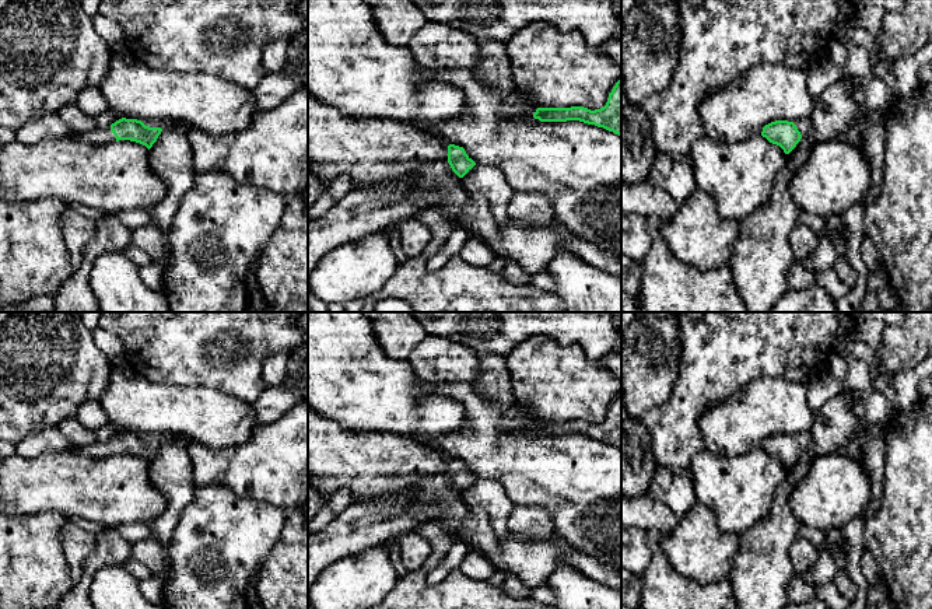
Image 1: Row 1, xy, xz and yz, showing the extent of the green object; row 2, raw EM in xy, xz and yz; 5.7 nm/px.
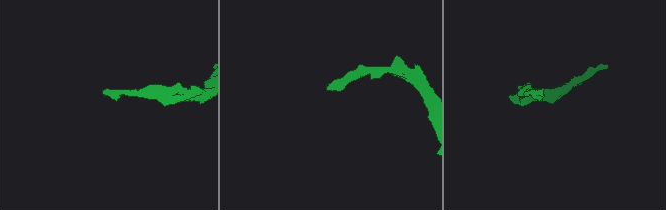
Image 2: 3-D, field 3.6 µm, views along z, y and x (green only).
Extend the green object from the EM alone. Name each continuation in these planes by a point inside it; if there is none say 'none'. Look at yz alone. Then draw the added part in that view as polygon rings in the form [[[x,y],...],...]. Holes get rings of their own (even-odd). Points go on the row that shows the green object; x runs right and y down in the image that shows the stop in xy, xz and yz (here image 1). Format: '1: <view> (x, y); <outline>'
1: yz (805, 126); [[[803,118],[798,120],[795,125],[802,136],[807,136],[813,132],[813,123],[810,118]]]

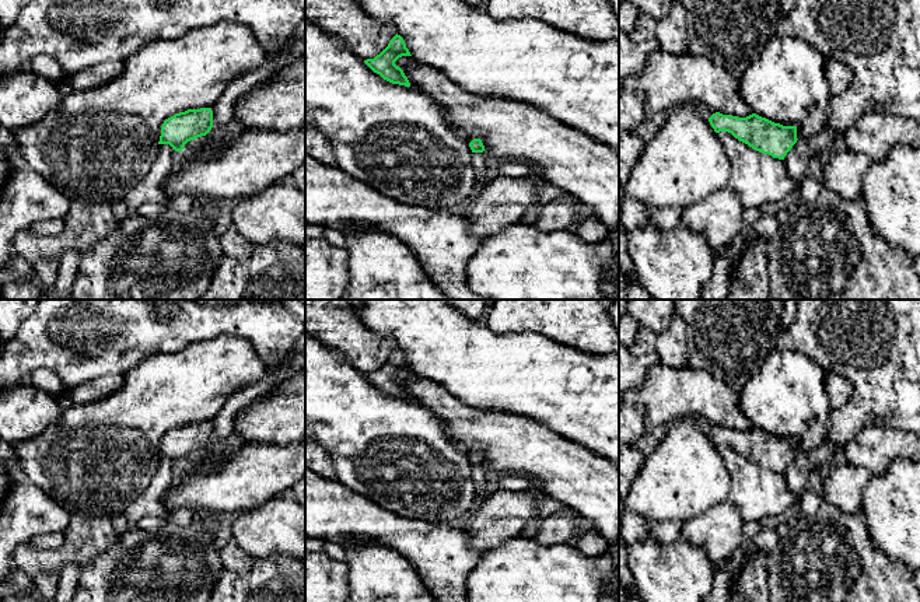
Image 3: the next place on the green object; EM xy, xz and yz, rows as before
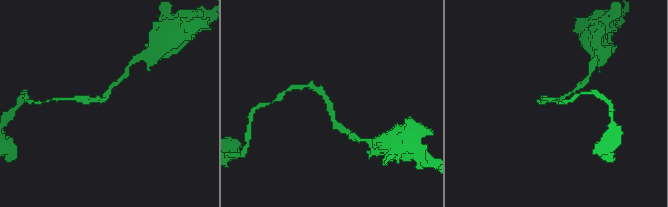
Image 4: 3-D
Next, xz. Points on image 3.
none

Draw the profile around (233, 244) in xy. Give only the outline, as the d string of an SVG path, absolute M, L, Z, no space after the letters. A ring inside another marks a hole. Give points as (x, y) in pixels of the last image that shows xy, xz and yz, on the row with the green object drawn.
M232 224L220 235L220 245L225 256L238 260L246 259L253 249L253 244L244 238Z

